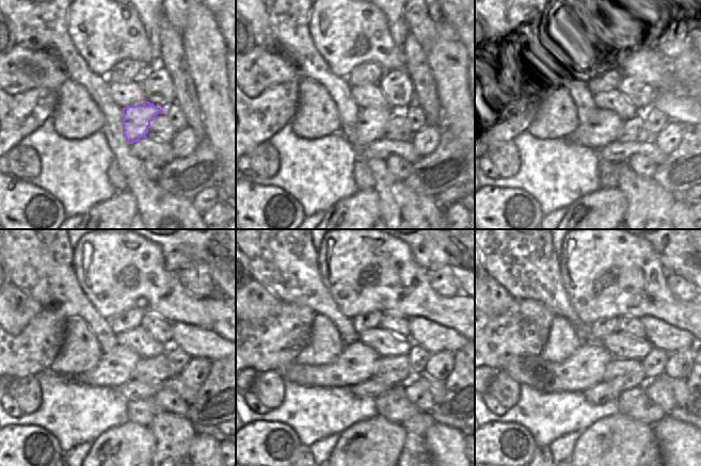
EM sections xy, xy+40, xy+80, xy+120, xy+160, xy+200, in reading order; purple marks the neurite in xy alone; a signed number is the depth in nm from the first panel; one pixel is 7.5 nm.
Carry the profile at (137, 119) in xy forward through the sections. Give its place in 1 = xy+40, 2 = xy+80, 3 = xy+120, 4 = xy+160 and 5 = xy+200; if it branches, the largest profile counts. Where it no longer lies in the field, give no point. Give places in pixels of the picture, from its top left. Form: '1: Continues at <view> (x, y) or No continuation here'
1: Continues at xy+40 (371, 123)
2: Continues at xy+80 (603, 127)
3: Continues at xy+120 (114, 369)
4: Continues at xy+160 (354, 365)
5: Continues at xy+200 (586, 368)

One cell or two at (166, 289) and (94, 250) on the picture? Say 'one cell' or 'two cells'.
one cell

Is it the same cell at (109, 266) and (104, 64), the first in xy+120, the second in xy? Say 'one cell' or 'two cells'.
one cell

